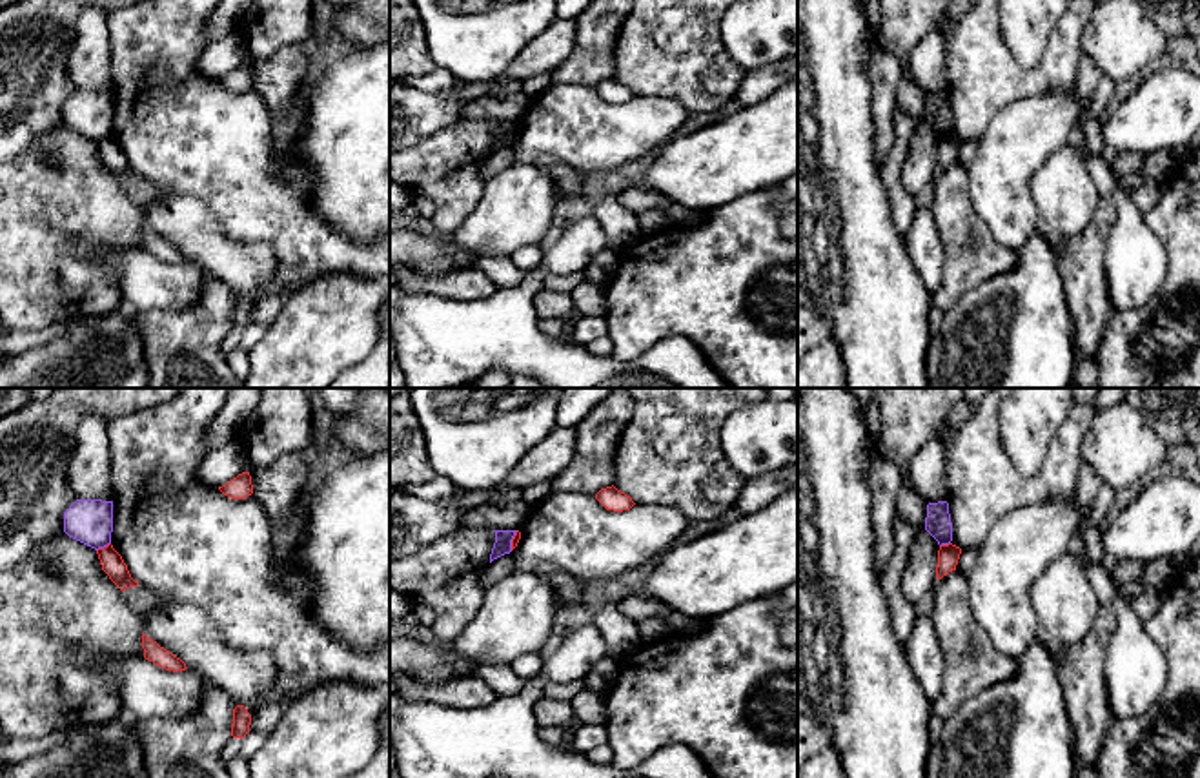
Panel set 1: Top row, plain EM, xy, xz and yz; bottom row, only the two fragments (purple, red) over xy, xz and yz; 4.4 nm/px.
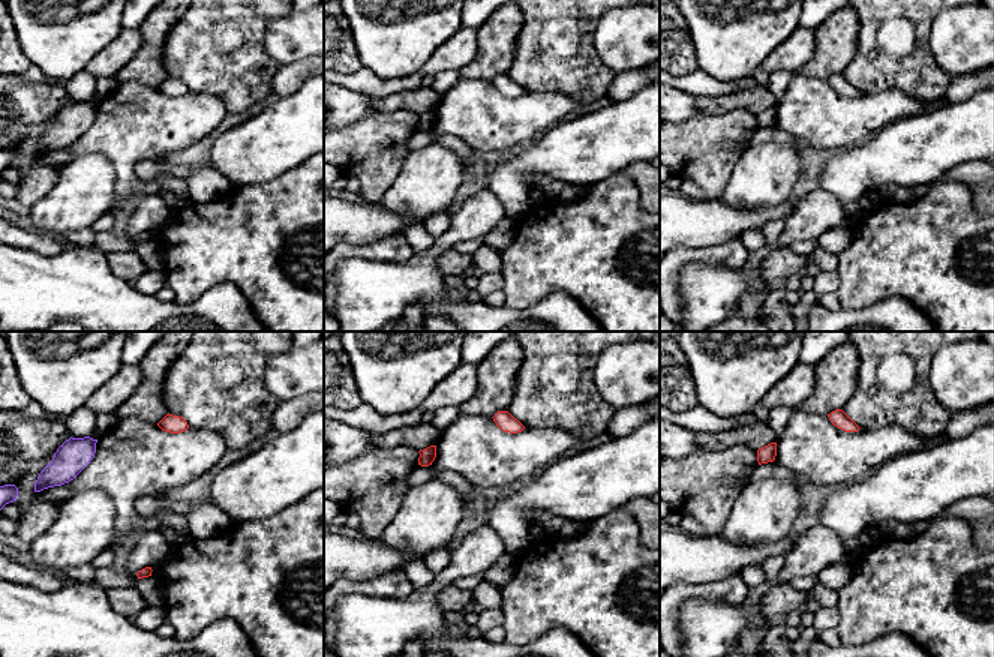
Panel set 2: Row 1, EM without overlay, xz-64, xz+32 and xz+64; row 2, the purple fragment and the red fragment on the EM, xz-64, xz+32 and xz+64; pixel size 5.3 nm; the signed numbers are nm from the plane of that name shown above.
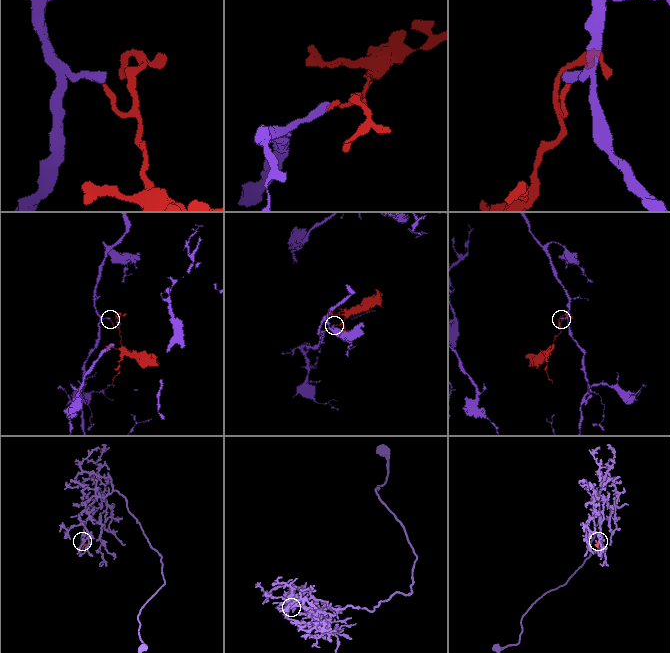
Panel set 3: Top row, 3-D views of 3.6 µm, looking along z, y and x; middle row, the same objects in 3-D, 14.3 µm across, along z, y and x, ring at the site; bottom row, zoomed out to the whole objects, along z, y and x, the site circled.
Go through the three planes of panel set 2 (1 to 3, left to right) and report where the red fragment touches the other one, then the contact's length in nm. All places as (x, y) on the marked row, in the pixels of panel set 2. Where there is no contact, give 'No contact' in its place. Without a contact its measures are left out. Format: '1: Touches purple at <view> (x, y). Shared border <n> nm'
1: No contact
2: No contact
3: No contact

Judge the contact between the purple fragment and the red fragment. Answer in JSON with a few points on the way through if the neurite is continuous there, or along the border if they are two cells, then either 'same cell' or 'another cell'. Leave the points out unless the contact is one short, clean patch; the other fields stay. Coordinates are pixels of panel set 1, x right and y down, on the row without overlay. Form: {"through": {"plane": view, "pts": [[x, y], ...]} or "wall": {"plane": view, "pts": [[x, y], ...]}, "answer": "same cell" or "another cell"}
{"wall": {"plane": "xy", "pts": [[110, 133], [97, 143]]}, "answer": "another cell"}

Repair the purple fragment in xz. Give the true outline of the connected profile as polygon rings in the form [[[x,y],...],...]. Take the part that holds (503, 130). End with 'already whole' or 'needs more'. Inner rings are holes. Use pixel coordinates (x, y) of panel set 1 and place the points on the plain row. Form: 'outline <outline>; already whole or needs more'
outline [[[493,122],[493,124],[495,124],[495,135],[490,146],[490,155],[512,144],[512,131],[517,122]]]; already whole

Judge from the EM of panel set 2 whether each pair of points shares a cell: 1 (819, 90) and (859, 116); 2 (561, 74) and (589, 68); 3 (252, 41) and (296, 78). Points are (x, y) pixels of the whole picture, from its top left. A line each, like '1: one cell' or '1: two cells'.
1: one cell
2: one cell
3: two cells

